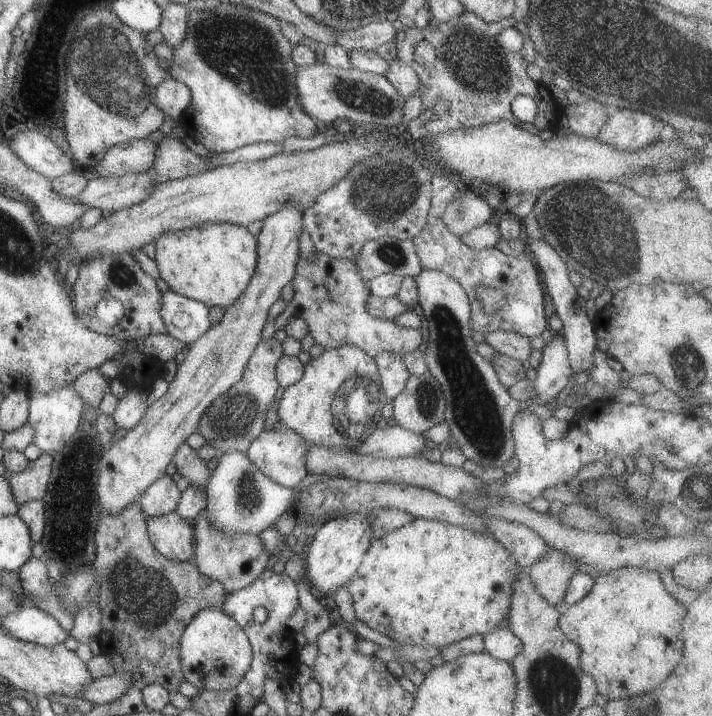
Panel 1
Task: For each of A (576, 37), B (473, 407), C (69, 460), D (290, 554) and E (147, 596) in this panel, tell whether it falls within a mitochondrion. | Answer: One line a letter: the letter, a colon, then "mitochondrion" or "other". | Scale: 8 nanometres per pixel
A: mitochondrion
B: mitochondrion
C: other
D: other
E: mitochondrion

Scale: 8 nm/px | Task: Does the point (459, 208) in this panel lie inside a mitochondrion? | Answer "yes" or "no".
no

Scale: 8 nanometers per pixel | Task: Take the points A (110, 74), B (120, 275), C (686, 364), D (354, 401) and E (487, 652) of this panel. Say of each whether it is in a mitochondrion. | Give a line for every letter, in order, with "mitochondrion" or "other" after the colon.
A: mitochondrion
B: mitochondrion
C: mitochondrion
D: mitochondrion
E: other

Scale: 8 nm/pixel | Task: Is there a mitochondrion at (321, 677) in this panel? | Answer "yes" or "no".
no

